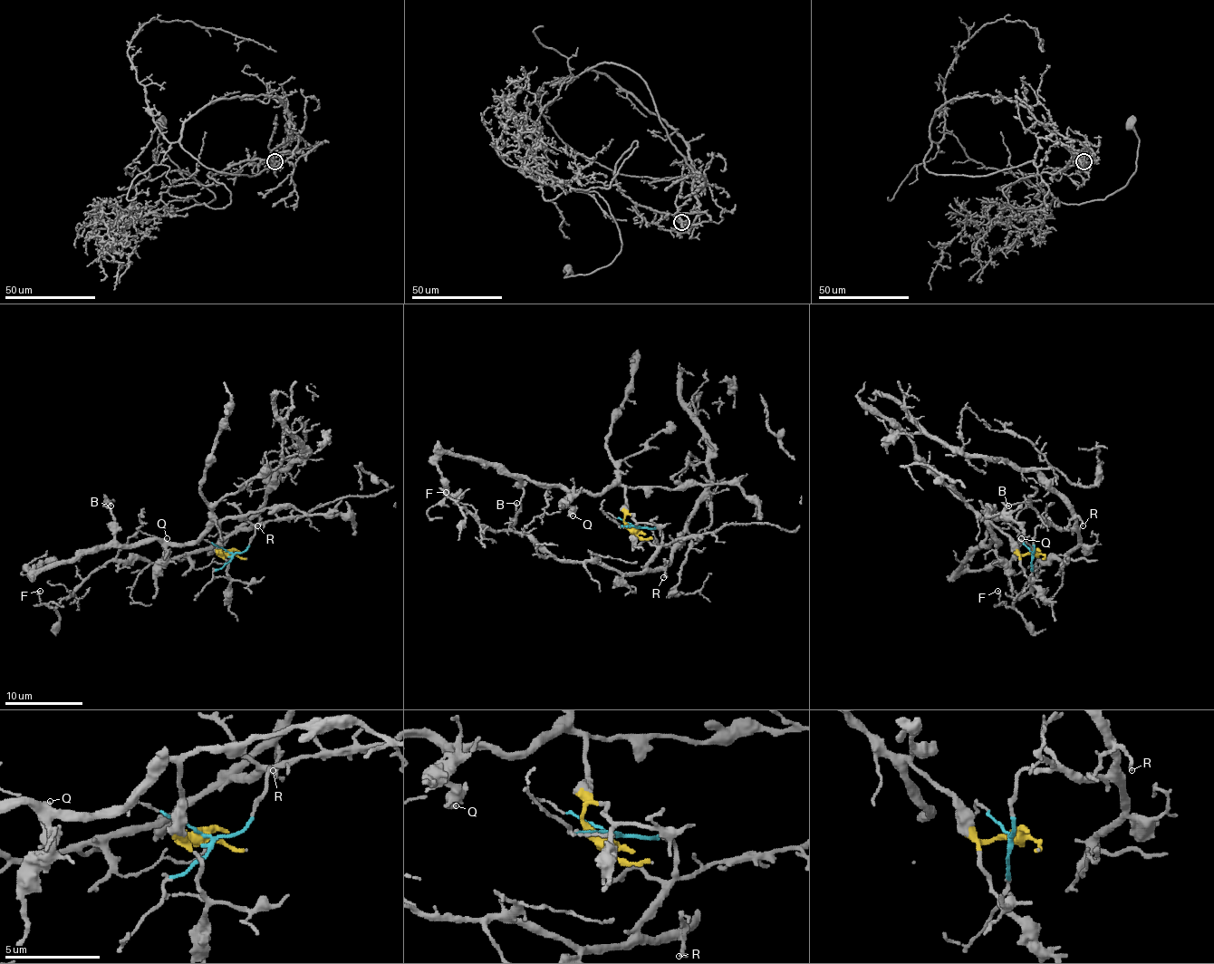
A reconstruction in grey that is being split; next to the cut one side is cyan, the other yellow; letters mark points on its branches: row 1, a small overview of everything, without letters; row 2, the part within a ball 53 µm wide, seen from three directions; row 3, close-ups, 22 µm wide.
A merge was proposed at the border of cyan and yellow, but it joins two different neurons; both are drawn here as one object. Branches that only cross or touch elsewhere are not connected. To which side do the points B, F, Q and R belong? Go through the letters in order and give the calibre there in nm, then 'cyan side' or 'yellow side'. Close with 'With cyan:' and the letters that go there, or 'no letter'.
B: calibre 150 nm; yellow side
F: calibre 140 nm; cyan side
Q: calibre 170 nm; yellow side
R: calibre 170 nm; cyan side
With cyan: F, R

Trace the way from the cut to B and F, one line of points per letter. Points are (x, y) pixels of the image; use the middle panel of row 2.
B: (633, 528), (623, 521), (621, 486), (596, 493), (522, 479), (515, 521), (515, 503)
F: (635, 528), (662, 533), (662, 546), (641, 572), (559, 562), (530, 536), (488, 530), (446, 491)

